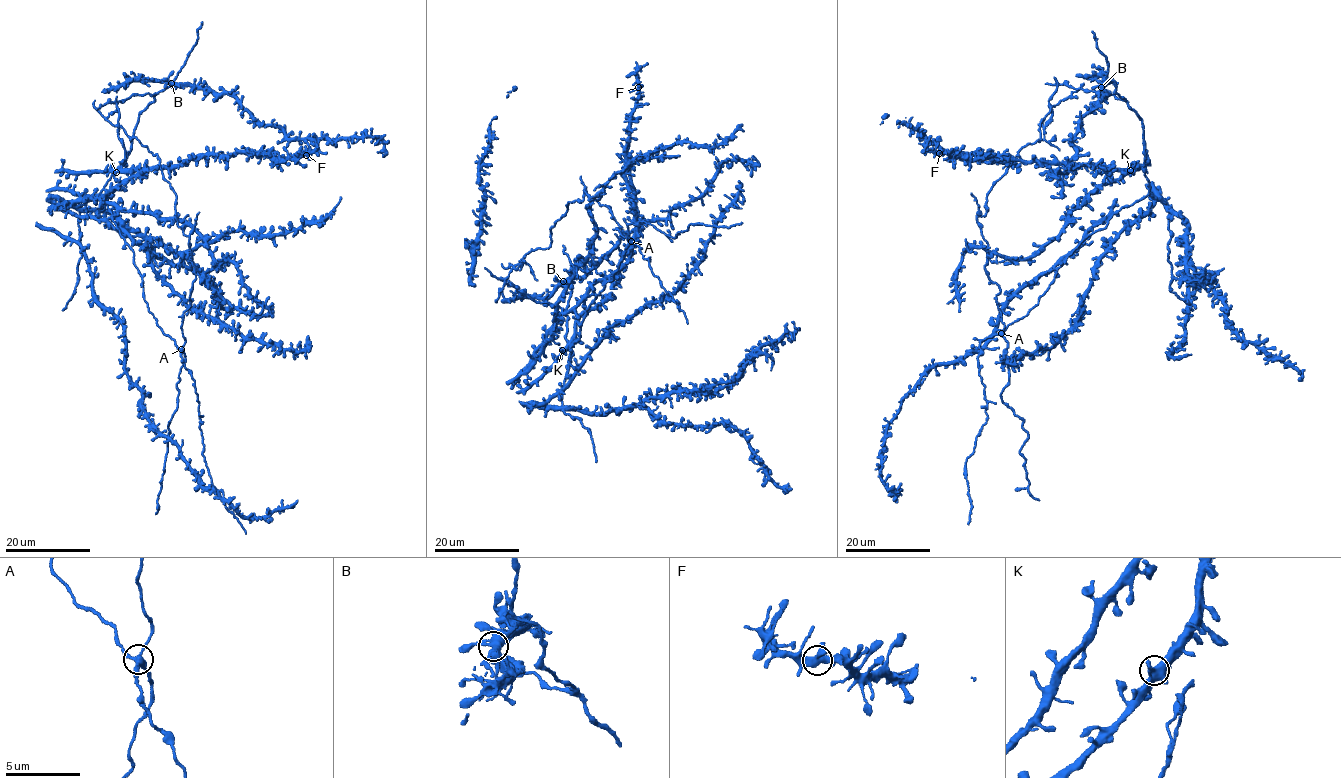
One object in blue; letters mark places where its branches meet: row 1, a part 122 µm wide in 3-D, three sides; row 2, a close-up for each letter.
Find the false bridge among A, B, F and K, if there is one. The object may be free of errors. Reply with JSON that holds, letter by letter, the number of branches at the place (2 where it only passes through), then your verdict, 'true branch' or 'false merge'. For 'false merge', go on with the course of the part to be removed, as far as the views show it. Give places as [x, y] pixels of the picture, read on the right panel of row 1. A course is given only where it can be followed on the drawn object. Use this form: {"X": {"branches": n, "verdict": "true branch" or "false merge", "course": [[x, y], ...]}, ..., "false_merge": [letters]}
{"A": {"branches": 4, "verdict": "false merge", "course": [[1000, 333], [1000, 288], [984, 267], [977, 217], [1021, 148], [1040, 140], [1050, 109], [1044, 138], [1059, 150]]}, "B": {"branches": 4, "verdict": "true branch"}, "F": {"branches": 4, "verdict": "true branch"}, "K": {"branches": 4, "verdict": "true branch"}, "false_merge": ["A"]}

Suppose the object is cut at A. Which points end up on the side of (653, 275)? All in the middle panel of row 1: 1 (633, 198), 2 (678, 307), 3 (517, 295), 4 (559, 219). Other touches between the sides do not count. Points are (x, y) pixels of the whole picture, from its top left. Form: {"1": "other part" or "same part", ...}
{"1": "other part", "2": "same part", "3": "other part", "4": "same part"}

